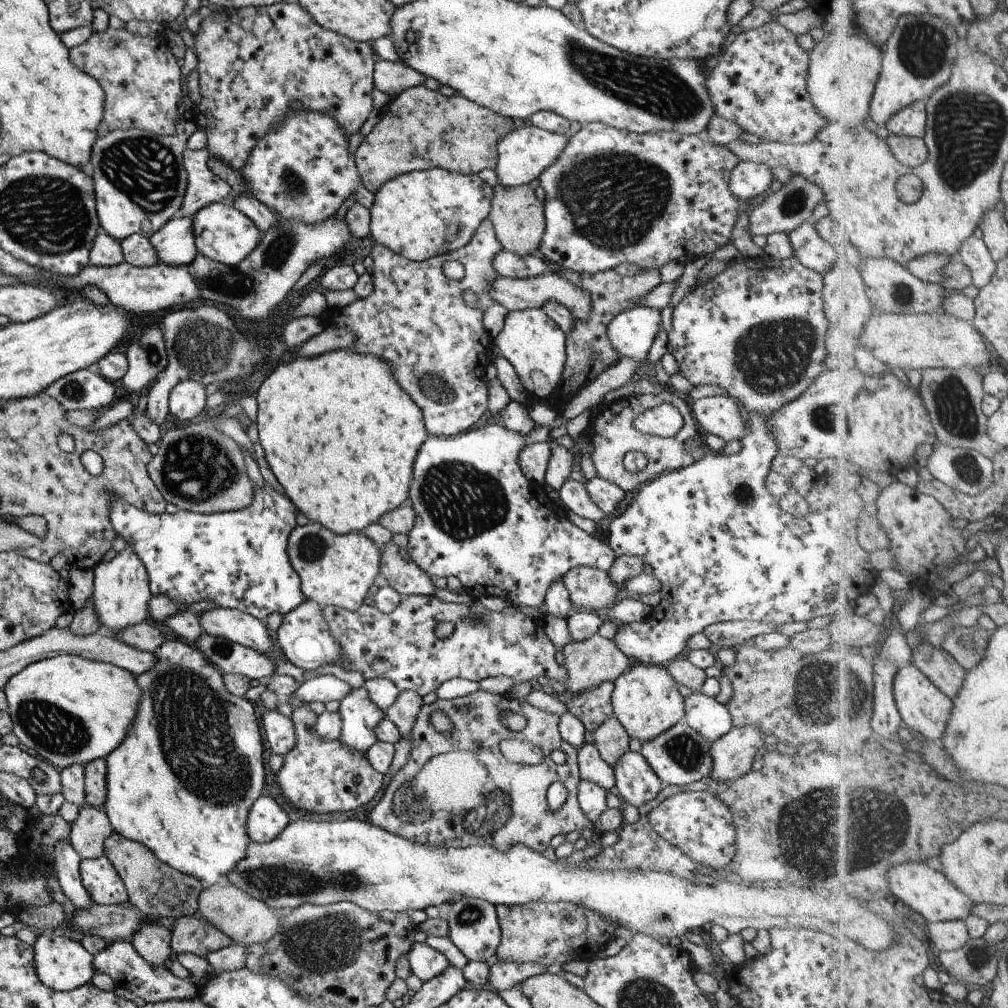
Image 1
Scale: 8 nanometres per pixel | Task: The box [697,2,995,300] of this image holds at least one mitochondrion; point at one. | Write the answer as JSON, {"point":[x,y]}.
{"point":[923,47]}

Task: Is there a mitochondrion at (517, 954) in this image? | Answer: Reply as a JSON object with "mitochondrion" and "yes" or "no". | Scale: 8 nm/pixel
{"mitochondrion":"no"}

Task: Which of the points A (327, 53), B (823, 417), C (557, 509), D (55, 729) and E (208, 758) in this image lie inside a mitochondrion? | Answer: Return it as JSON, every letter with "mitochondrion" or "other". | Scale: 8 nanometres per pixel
{"A":"other","B":"mitochondrion","C":"other","D":"mitochondrion","E":"mitochondrion"}

